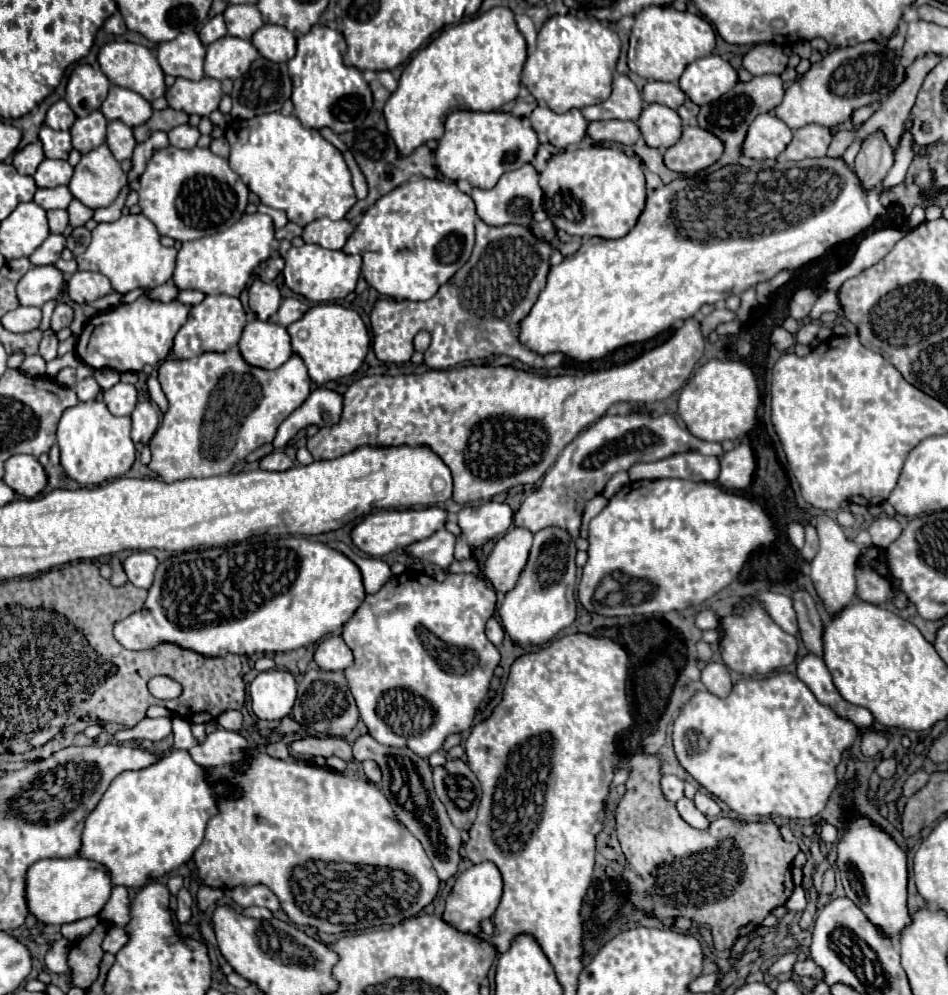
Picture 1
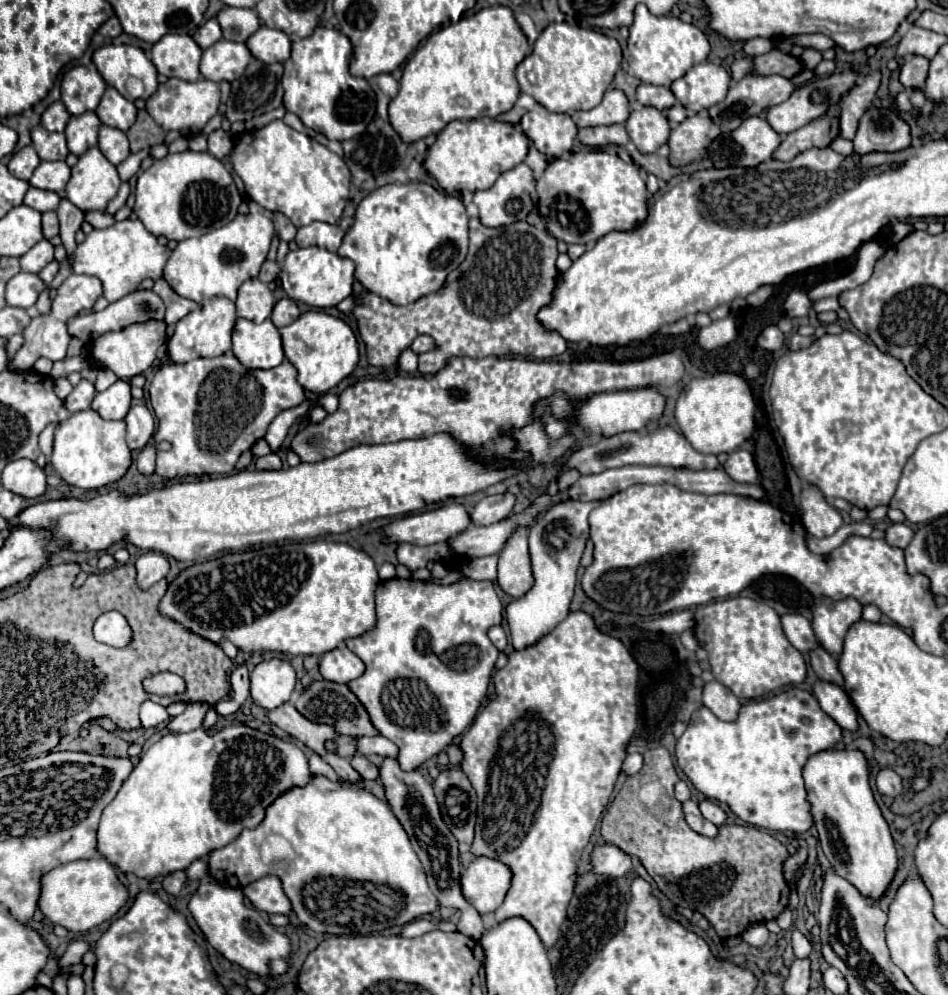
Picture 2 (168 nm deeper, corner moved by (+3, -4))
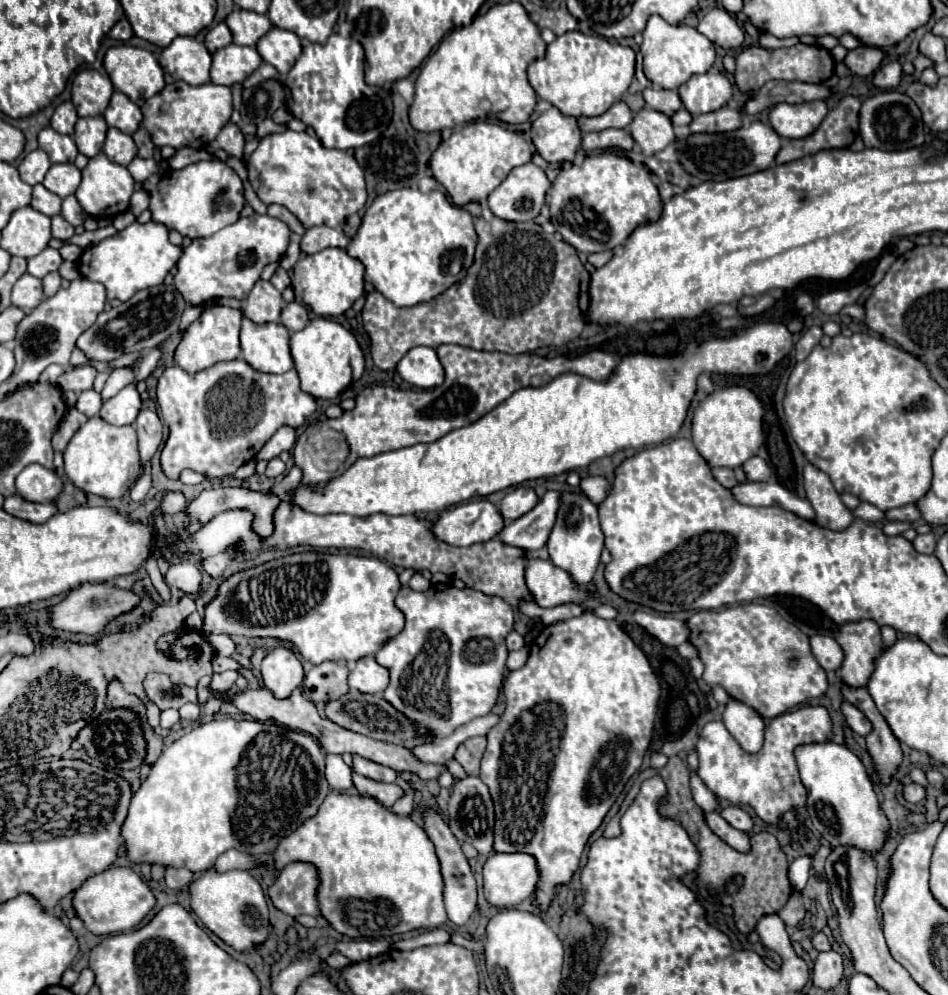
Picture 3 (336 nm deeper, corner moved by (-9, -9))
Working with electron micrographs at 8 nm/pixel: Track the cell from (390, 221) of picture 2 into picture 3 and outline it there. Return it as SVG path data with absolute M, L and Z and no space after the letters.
M397 189L395 193L379 195L373 205L365 211L363 223L357 235L351 239L347 253L365 265L365 281L373 283L397 307L413 307L447 291L451 285L461 281L473 263L477 247L477 231L469 211L449 203L441 191L421 193L419 189Z

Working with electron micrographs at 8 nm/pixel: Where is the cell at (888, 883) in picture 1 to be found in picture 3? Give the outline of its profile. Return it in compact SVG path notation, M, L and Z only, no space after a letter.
M833 741L801 745L801 747L795 749L795 757L797 757L801 781L809 789L809 795L807 795L809 819L811 819L813 827L821 831L821 837L833 849L839 847L839 845L847 845L847 847L859 849L861 853L871 853L871 855L879 853L889 839L889 819L887 819L879 799L877 799L873 781L869 777L867 767L863 765L863 761L853 751L849 751L845 745L837 745Z

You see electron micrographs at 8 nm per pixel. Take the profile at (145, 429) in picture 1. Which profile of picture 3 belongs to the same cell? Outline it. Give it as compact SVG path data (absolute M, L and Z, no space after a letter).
M141 409L139 415L137 415L137 419L135 419L135 429L137 429L137 435L139 435L141 461L149 469L149 459L155 455L155 451L161 445L161 433L163 433L161 419L157 417L155 411Z

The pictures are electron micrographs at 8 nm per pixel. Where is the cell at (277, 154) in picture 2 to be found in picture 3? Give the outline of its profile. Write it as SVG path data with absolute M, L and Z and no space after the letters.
M287 129L285 133L275 133L261 139L259 147L253 151L253 155L247 161L247 173L249 173L249 183L253 185L257 197L265 205L277 203L287 207L303 223L305 229L315 225L339 227L345 223L345 219L351 213L357 213L367 201L365 175L351 153L341 149L327 149L319 143L317 137L311 137L307 133L297 133L291 129Z

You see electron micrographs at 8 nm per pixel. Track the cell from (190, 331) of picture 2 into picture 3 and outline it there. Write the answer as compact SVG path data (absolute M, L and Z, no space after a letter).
M213 305L207 311L201 313L197 321L189 325L189 329L183 333L183 339L175 351L175 363L185 369L187 373L197 373L201 369L207 369L219 361L231 361L241 355L239 349L239 329L241 329L243 311L227 305Z

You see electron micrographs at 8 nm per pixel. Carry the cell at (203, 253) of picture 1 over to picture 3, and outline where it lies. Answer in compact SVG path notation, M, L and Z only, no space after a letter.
M269 215L241 217L237 223L221 229L213 237L193 239L177 263L173 283L187 305L197 307L201 303L225 297L245 301L253 285L261 279L263 267L283 257L289 245L289 235L291 231L281 219Z

